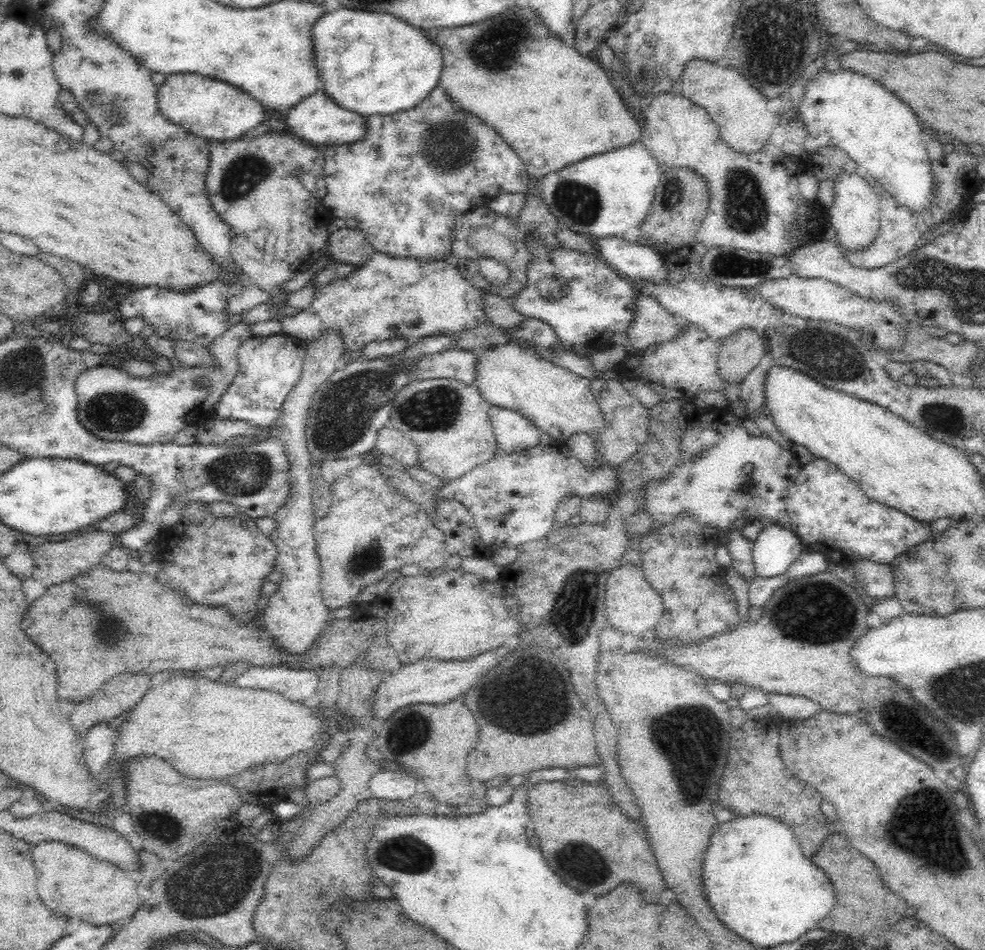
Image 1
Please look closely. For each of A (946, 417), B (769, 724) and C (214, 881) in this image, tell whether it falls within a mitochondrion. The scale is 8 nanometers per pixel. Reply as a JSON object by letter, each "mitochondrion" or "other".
{"A":"mitochondrion","B":"other","C":"mitochondrion"}

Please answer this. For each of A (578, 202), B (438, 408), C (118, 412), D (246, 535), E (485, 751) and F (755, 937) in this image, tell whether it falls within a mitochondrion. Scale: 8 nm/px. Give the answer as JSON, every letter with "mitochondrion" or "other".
{"A":"mitochondrion","B":"mitochondrion","C":"mitochondrion","D":"other","E":"other","F":"other"}

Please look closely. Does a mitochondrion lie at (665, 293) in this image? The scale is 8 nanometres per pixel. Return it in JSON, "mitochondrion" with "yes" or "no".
{"mitochondrion":"no"}

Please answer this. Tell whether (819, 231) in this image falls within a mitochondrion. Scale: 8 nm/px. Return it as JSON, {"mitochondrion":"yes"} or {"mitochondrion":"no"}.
{"mitochondrion":"no"}

